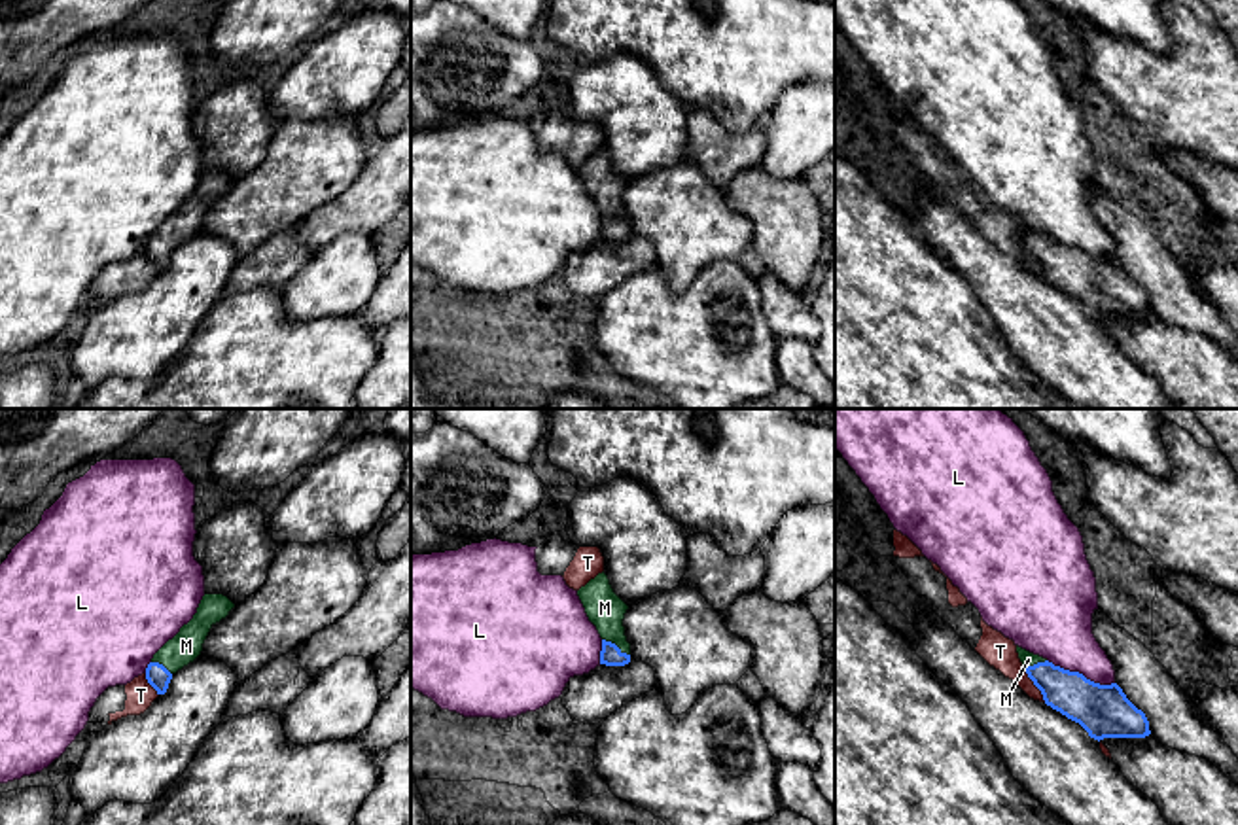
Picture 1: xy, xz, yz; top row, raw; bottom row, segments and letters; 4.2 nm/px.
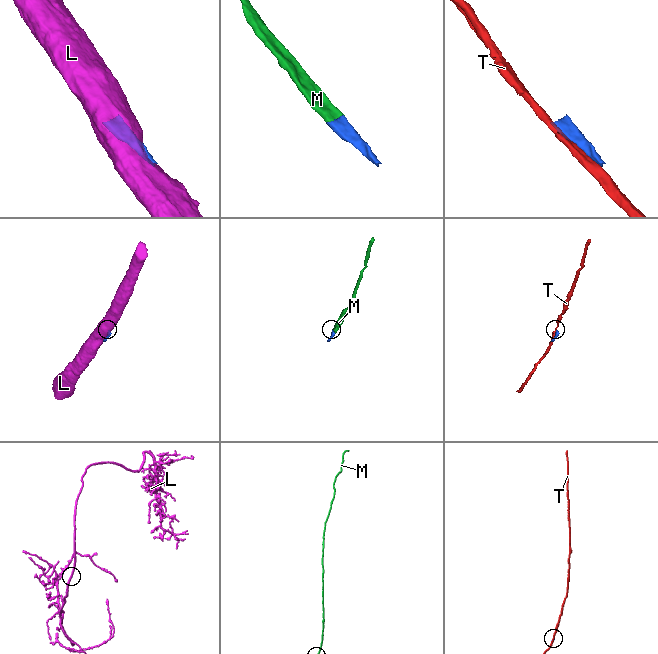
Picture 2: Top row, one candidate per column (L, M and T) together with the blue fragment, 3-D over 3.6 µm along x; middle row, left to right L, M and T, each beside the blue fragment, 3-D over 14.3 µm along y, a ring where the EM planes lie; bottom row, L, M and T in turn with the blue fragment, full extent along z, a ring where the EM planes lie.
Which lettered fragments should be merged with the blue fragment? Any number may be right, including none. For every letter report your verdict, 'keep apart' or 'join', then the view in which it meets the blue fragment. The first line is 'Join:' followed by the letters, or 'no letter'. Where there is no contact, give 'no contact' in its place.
Join: M
L: keep apart; contact in yz
M: join; contact in xz
T: keep apart; contact in yz

